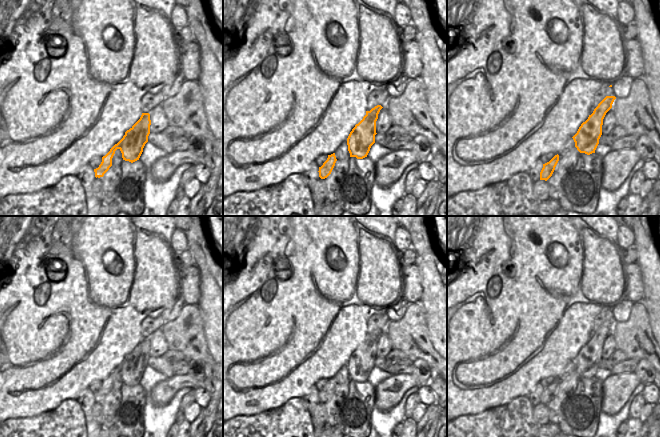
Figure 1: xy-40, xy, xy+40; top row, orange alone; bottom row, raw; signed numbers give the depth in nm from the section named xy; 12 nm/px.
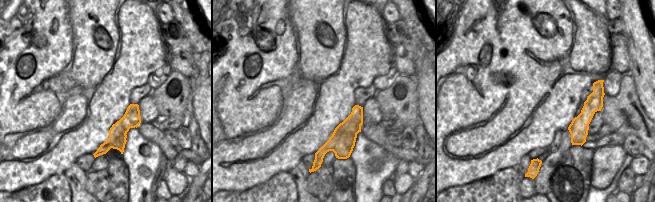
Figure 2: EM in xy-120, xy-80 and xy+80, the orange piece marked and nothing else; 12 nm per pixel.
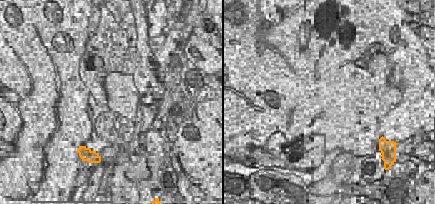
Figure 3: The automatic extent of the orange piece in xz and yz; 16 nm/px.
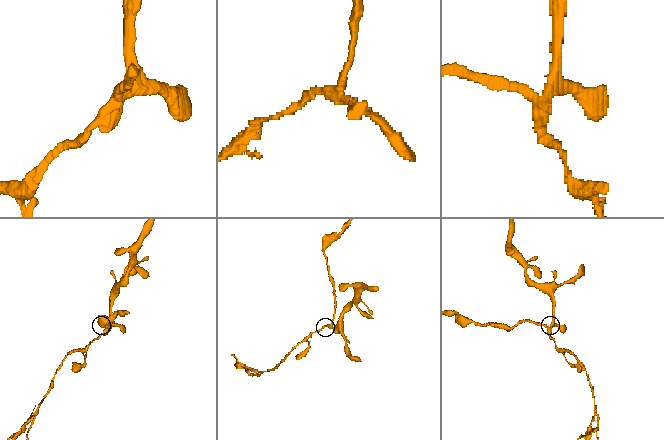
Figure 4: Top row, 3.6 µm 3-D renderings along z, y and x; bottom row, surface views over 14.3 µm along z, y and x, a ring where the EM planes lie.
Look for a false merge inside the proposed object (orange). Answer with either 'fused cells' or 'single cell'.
fused cells

